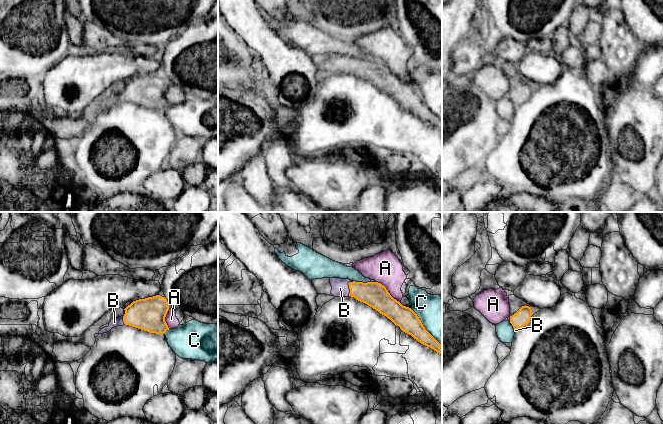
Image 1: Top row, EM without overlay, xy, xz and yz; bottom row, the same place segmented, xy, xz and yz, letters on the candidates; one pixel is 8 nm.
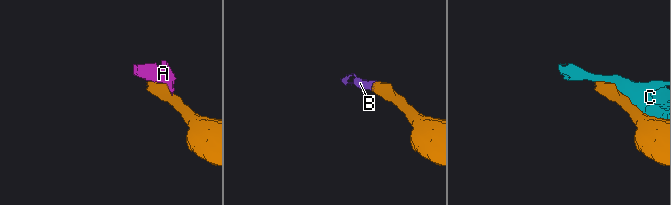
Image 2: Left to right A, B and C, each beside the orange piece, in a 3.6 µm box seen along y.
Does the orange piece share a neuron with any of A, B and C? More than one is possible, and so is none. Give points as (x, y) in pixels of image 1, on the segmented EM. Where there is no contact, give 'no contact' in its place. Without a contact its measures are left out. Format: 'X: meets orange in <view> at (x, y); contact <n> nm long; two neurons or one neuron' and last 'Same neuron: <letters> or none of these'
A: meets orange in xz at (387, 291); contact 260 nm long; two neurons
B: meets orange in xz at (349, 287); contact 130 nm long; one neuron
C: meets orange in xz at (424, 327); contact 380 nm long; two neurons
Same neuron: B

